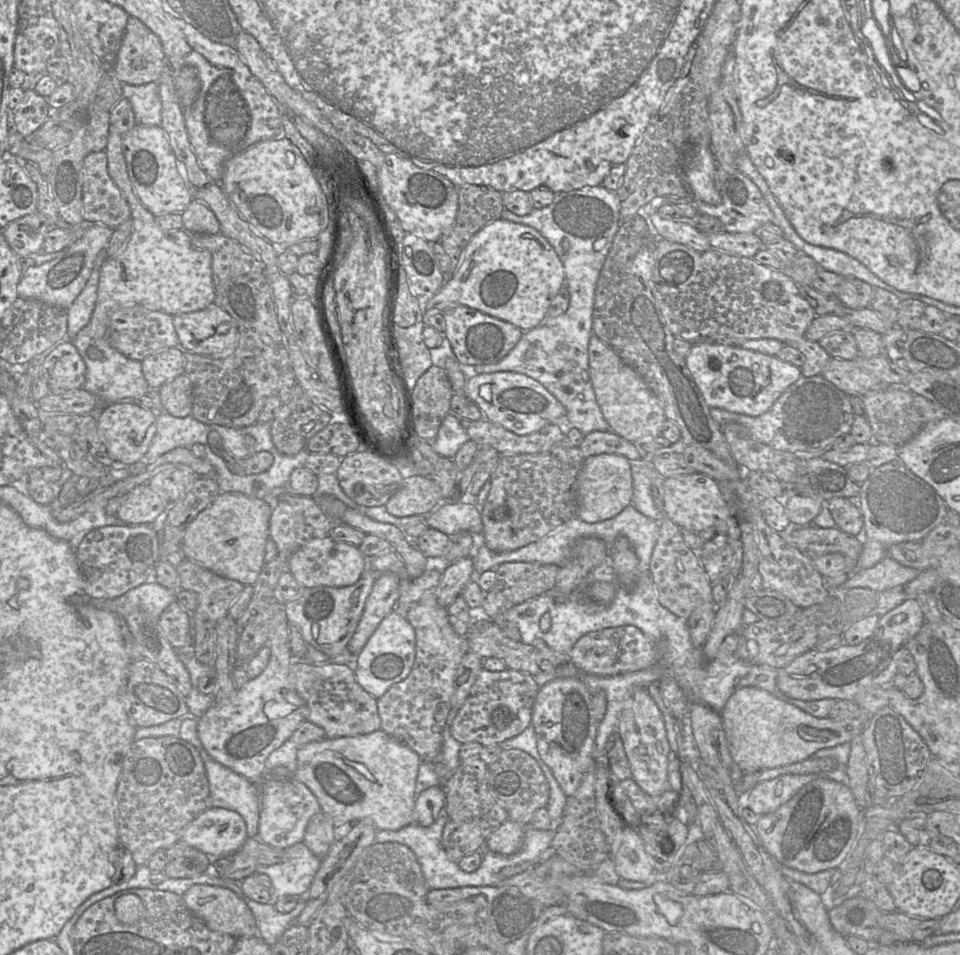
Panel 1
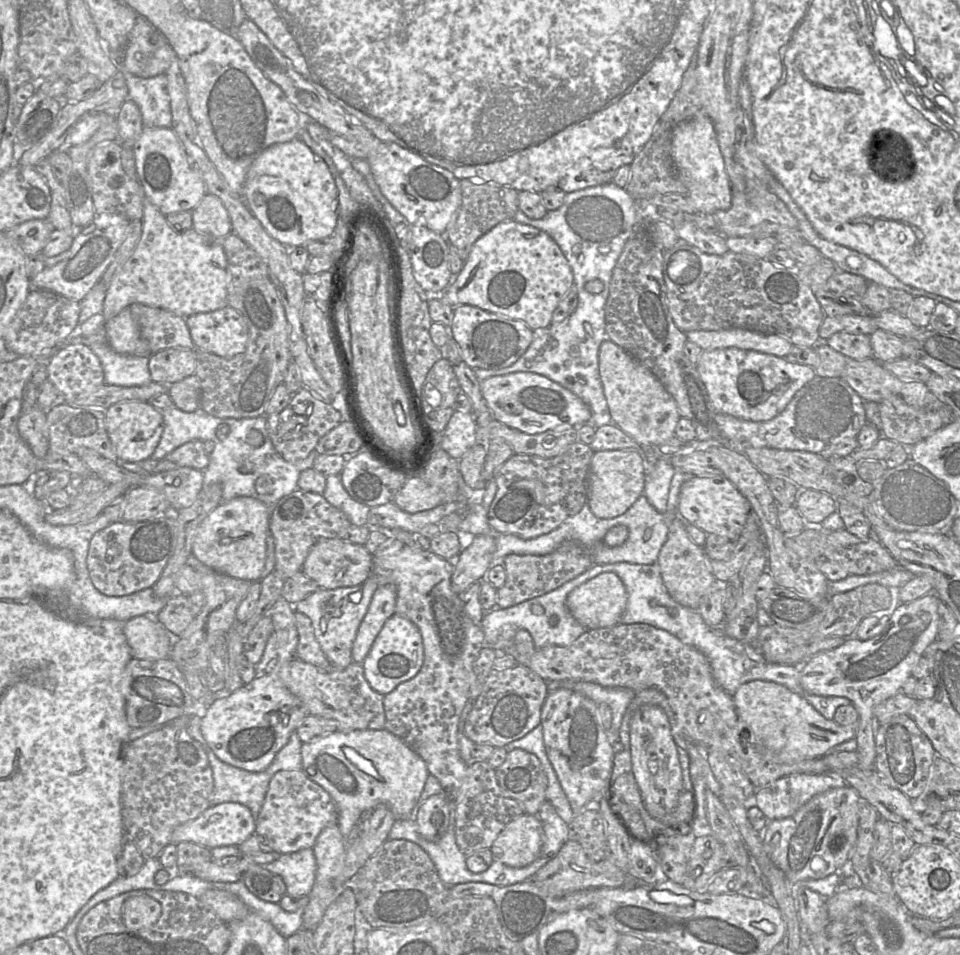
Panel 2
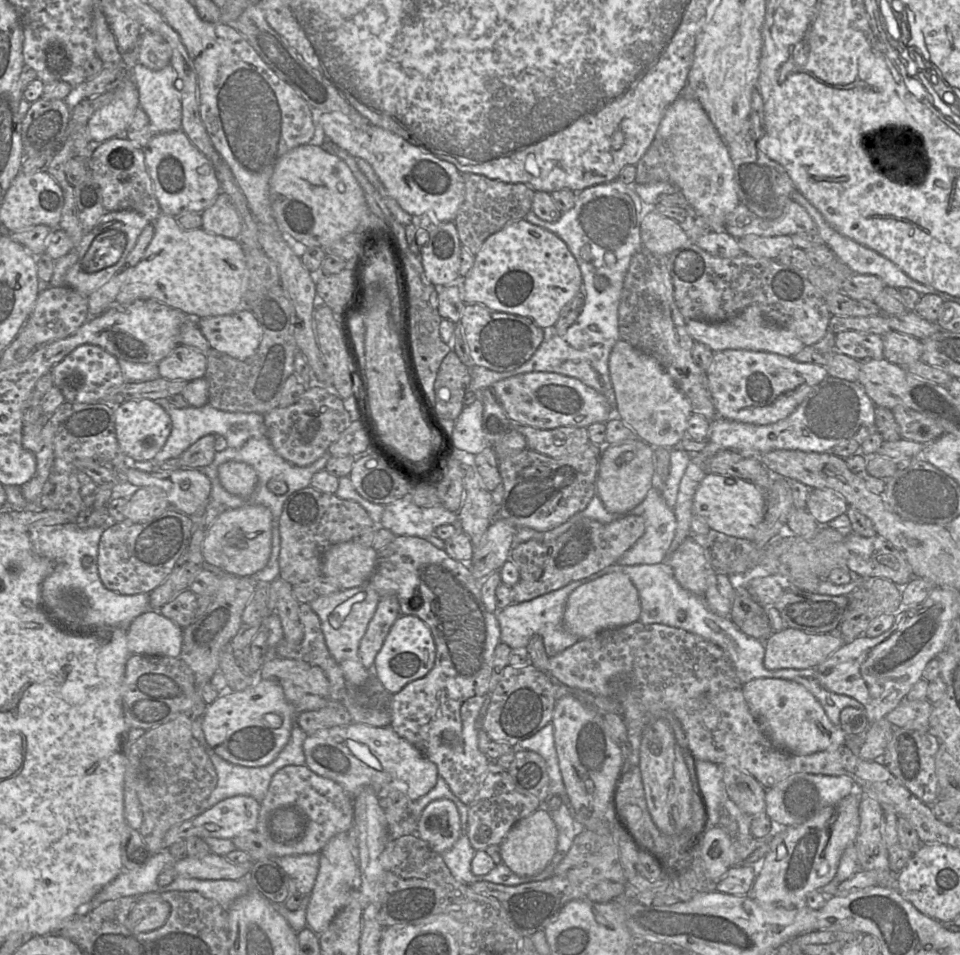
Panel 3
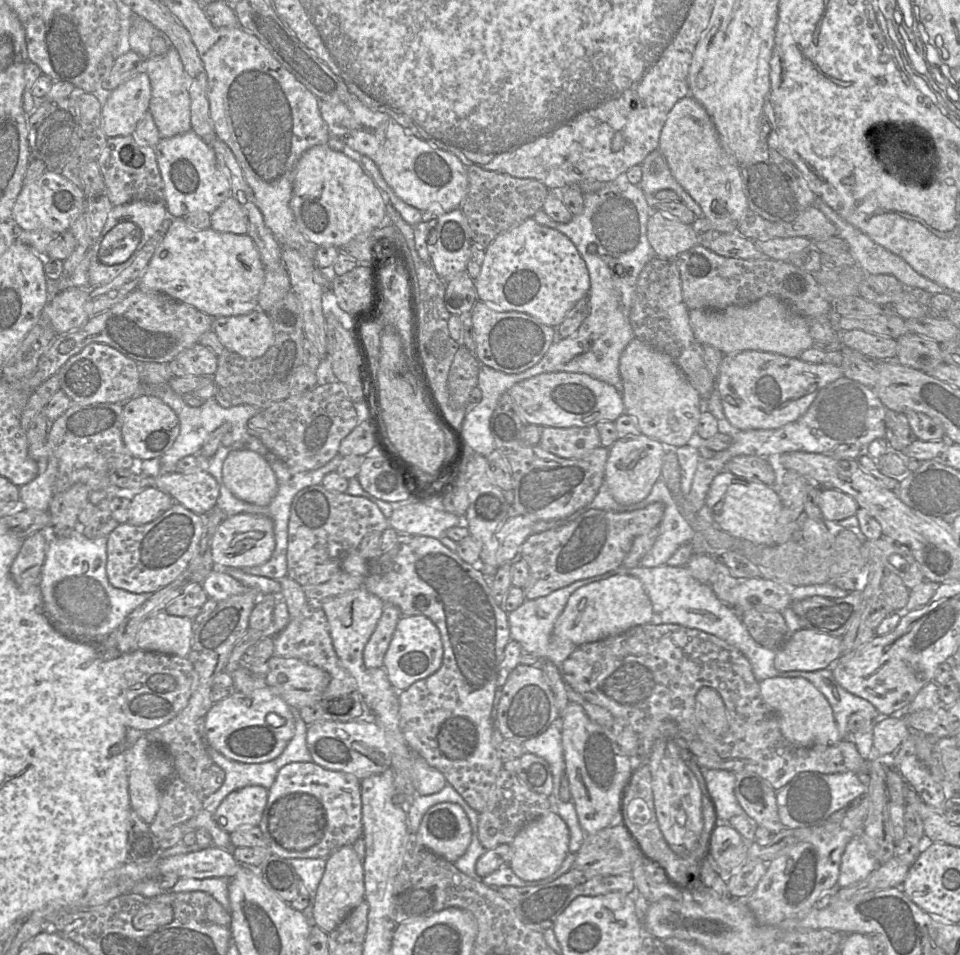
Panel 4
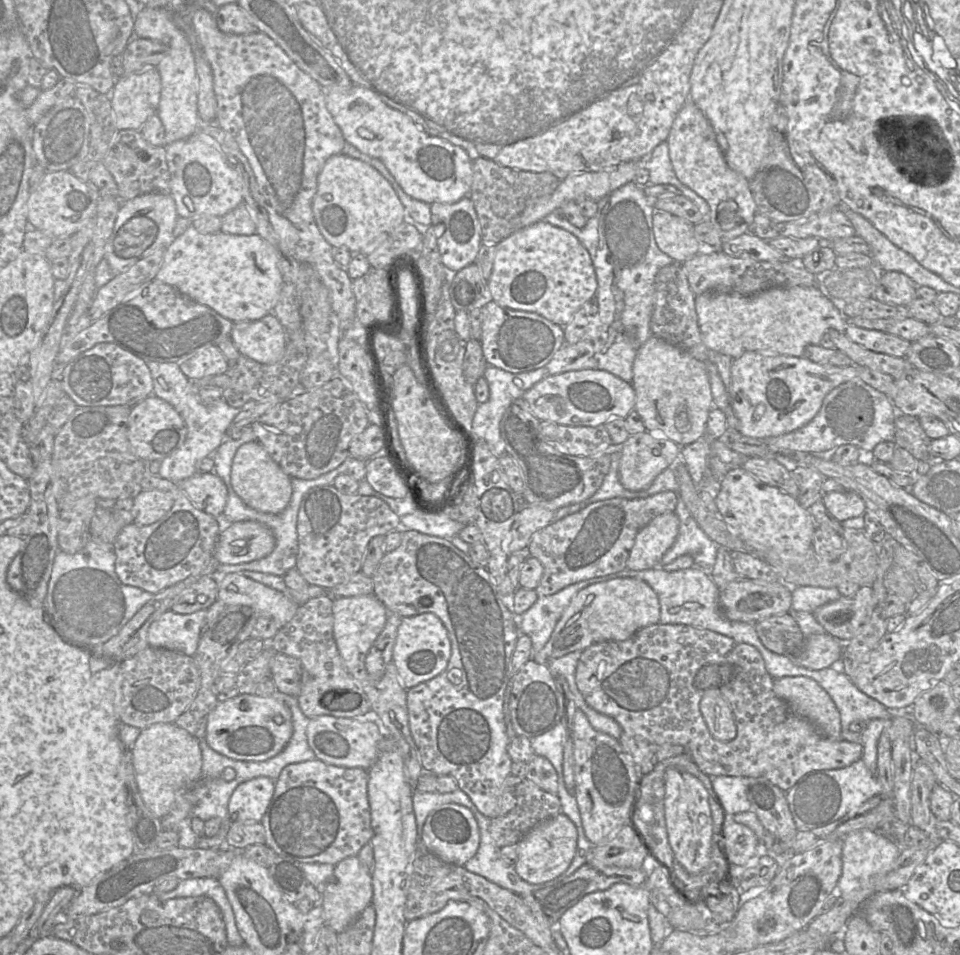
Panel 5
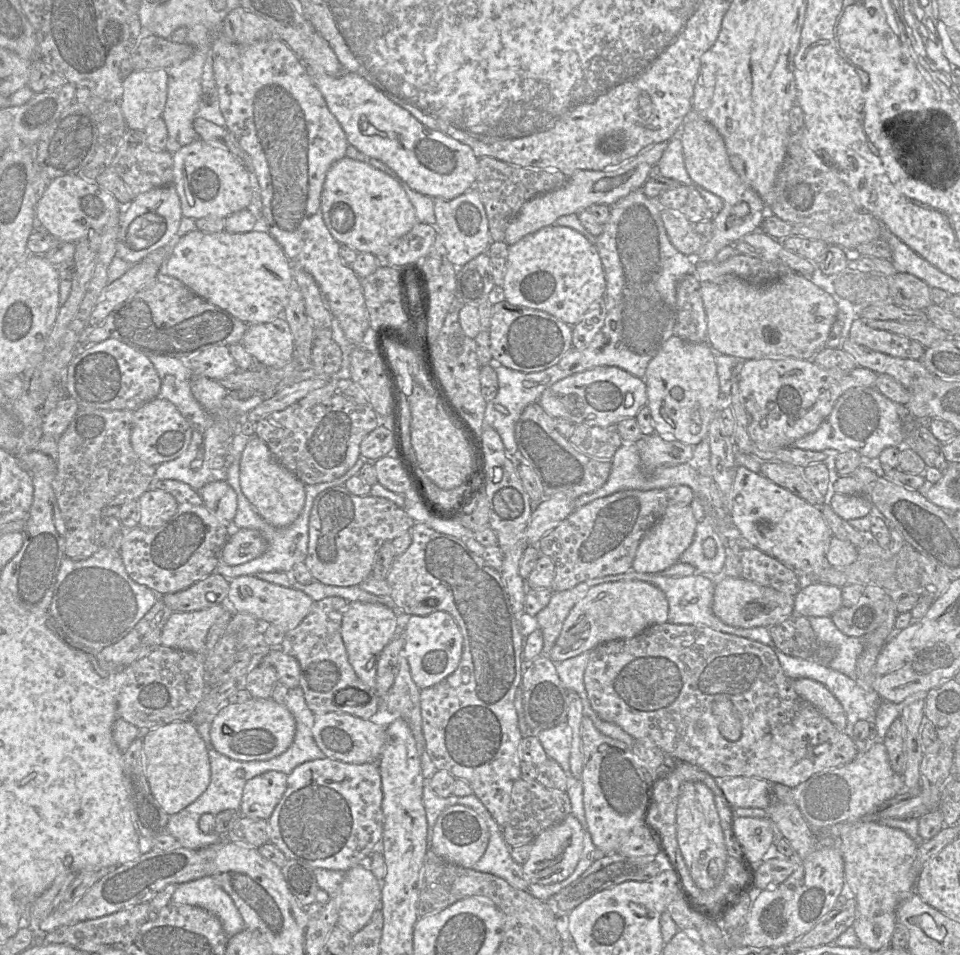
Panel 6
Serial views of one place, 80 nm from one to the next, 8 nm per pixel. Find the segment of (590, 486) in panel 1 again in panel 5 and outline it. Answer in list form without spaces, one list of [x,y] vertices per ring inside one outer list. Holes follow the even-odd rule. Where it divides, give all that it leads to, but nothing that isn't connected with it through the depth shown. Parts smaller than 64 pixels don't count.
[[[649,432],[630,435],[619,447],[619,480],[629,491],[648,489],[656,477],[665,469],[672,467],[680,458],[681,446],[671,440],[657,440]]]

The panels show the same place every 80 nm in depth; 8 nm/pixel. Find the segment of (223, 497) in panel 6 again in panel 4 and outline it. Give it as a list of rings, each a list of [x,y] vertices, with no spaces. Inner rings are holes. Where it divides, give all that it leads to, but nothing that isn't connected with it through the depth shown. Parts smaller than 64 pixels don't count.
[[[203,470],[191,474],[160,473],[150,486],[165,491],[175,502],[199,515],[216,506],[220,493],[216,479]]]

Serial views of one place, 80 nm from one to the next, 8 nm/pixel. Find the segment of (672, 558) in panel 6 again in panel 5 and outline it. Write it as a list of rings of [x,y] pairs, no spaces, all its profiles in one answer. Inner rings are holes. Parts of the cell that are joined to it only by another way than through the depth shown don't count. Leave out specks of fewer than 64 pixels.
[[[674,512],[657,516],[639,531],[627,559],[627,569],[647,570],[659,567],[664,553],[678,535],[679,519]]]

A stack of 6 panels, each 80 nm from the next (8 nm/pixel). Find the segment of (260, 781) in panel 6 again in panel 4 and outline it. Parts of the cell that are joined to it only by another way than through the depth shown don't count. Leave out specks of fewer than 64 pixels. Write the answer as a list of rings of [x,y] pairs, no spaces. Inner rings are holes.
[[[253,785],[231,792],[215,812],[216,824],[228,833],[259,826],[267,804],[268,791],[263,786]]]

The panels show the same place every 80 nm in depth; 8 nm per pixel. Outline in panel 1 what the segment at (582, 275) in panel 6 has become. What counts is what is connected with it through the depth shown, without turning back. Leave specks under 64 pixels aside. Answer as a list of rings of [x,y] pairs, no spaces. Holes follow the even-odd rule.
[[[500,218],[473,235],[464,248],[461,261],[452,277],[446,278],[443,287],[433,297],[424,299],[423,313],[428,309],[445,311],[450,307],[466,306],[511,323],[522,331],[528,331],[545,320],[551,301],[565,285],[565,281],[563,262],[538,230]]]

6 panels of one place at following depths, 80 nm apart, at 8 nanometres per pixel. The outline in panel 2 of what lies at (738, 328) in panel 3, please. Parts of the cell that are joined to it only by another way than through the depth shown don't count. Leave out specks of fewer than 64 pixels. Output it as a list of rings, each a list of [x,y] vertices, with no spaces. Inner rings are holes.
[[[741,328],[716,331],[690,331],[686,335],[688,340],[703,350],[739,348],[784,358],[793,346],[783,337],[762,334]]]

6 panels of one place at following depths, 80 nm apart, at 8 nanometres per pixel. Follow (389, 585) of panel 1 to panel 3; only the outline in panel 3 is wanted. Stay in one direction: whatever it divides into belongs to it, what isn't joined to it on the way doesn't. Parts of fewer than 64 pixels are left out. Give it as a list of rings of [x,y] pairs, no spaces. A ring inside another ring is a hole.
[[[393,595],[380,596],[375,613],[359,645],[359,658],[365,668],[372,670],[376,655],[382,648],[390,628],[400,615],[396,597]]]

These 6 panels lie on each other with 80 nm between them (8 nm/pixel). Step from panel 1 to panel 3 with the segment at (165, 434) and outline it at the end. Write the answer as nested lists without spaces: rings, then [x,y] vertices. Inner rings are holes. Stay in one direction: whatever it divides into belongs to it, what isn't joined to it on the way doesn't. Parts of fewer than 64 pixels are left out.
[[[160,398],[157,400],[157,403],[160,404],[170,416],[172,429],[163,448],[151,460],[153,463],[161,463],[172,458],[178,458],[188,447],[205,435],[226,436],[229,430],[232,431],[232,426],[237,425],[235,420],[233,420],[235,418],[262,418],[264,416],[264,414],[260,413],[226,412],[218,410],[208,403],[200,407],[186,408],[175,407],[165,398]]]

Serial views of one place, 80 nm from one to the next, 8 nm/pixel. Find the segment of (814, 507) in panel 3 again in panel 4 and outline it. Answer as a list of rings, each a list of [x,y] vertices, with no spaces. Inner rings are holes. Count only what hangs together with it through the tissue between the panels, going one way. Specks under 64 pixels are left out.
[[[832,488],[820,489],[819,500],[825,521],[837,522],[854,516],[860,508],[853,497]]]

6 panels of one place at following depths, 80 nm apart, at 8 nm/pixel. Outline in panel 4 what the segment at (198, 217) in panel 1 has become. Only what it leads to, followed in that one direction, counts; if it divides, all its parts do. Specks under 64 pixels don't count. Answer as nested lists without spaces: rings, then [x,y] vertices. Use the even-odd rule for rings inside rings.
[[[230,196],[211,214],[211,229],[218,232],[247,234],[248,218],[245,210],[235,197]]]

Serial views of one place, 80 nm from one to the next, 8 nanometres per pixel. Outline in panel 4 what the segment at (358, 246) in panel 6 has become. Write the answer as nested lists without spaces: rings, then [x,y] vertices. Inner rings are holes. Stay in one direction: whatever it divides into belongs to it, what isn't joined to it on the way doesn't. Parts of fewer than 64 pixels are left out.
[[[327,145],[313,146],[303,153],[297,163],[290,207],[300,232],[317,245],[340,247],[359,235],[377,229],[387,218],[387,203],[390,203],[388,197],[377,187],[359,162],[330,149]]]

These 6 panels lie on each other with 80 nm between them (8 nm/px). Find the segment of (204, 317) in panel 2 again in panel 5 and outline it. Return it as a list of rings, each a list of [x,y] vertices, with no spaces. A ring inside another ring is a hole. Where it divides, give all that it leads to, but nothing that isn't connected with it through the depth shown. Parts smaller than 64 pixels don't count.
[[[272,313],[259,320],[235,322],[230,338],[241,355],[262,364],[278,362],[286,348],[286,331]]]

